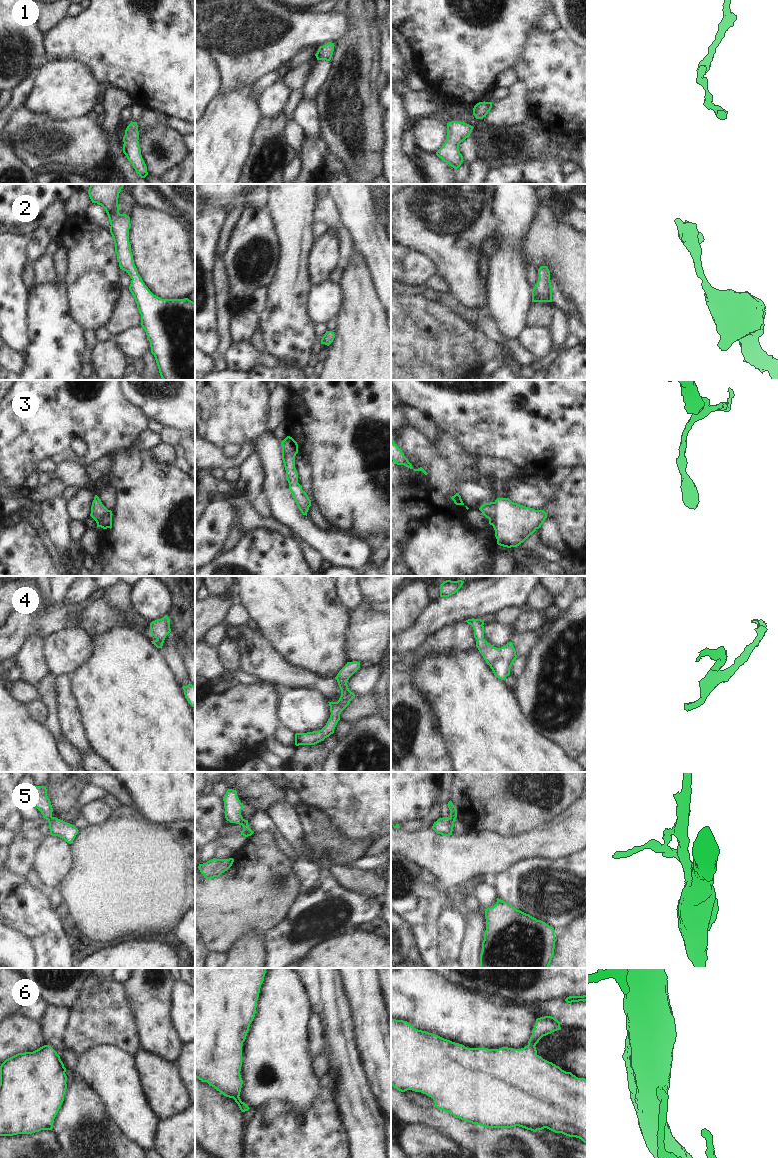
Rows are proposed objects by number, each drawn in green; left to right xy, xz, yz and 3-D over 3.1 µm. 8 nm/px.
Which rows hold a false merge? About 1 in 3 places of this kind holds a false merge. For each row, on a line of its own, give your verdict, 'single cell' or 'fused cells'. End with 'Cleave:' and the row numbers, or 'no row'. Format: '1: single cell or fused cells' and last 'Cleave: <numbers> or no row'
1: single cell
2: single cell
3: single cell
4: single cell
5: fused cells
6: single cell
Cleave: 5

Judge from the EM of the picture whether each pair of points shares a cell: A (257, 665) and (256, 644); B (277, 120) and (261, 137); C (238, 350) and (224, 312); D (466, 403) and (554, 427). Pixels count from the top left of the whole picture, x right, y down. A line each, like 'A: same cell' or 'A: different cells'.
A: same cell
B: same cell
C: different cells
D: same cell

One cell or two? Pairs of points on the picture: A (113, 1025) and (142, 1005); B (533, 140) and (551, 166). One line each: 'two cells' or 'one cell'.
A: two cells
B: two cells

